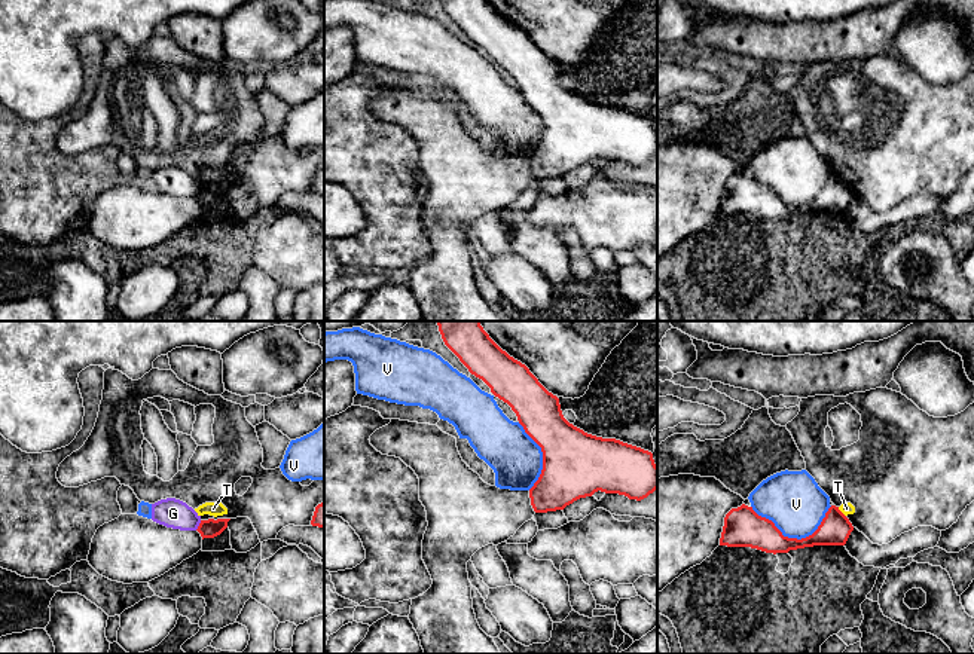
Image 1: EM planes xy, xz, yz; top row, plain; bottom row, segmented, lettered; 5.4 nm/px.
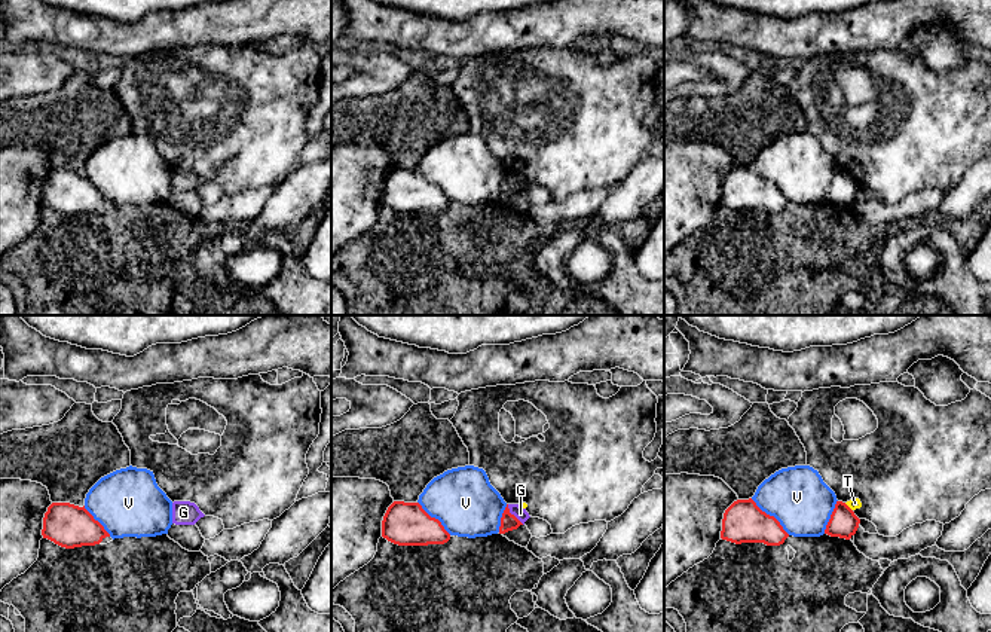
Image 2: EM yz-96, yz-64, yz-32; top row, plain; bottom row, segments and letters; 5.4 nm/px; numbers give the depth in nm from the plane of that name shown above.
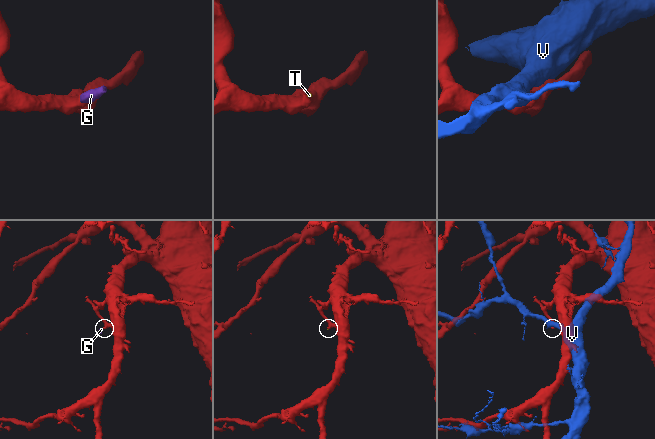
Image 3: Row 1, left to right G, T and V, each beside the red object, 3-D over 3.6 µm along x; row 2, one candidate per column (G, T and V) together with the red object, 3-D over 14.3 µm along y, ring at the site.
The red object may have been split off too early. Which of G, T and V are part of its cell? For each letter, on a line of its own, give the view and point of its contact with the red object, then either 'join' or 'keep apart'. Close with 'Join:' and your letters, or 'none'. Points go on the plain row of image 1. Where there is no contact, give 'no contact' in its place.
G: contact xy (200, 192); keep apart
T: contact yz (840, 179); keep apart
V: contact yz (794, 205); keep apart
Join: none

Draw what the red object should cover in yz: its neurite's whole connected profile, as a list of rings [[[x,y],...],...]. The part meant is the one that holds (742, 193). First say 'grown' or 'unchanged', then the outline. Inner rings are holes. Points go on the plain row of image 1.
unchanged; [[[742,171],[724,184],[720,213],[751,214],[766,220],[788,220],[813,213],[845,213],[854,198],[849,186],[831,172],[818,196],[802,207],[784,204],[775,190]]]

